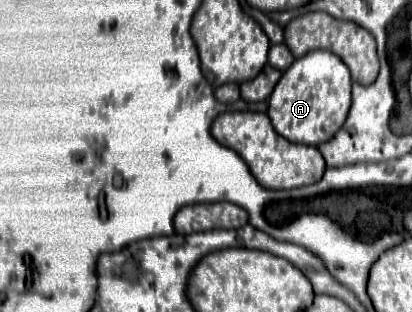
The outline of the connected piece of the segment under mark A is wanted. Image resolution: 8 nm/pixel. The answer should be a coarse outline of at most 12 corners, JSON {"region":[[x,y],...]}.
{"region":[[332,51],[294,59],[268,99],[276,133],[320,145],[342,127],[352,77]]}

